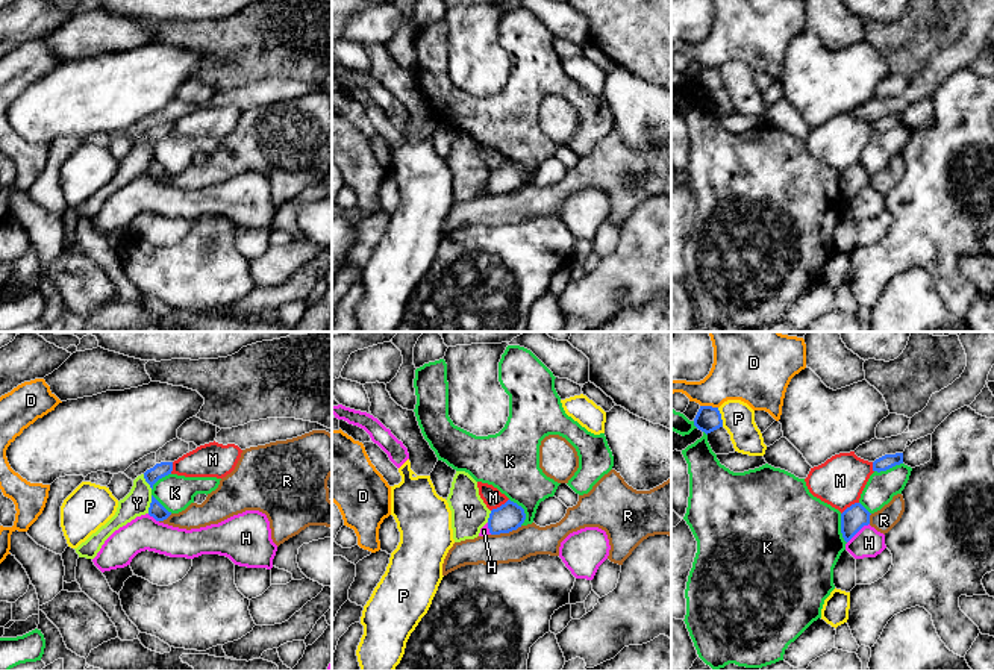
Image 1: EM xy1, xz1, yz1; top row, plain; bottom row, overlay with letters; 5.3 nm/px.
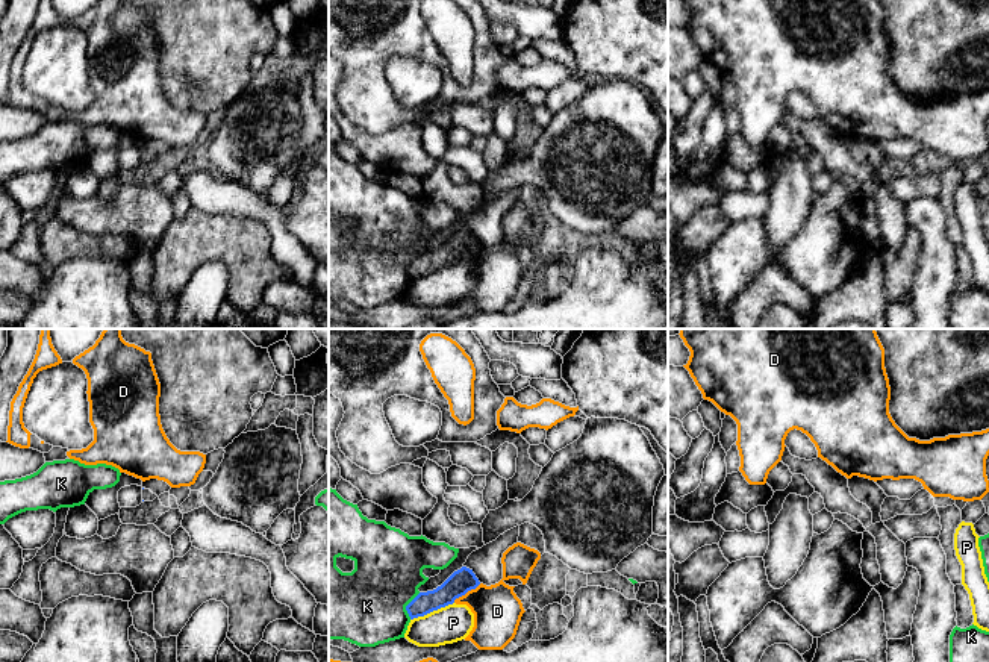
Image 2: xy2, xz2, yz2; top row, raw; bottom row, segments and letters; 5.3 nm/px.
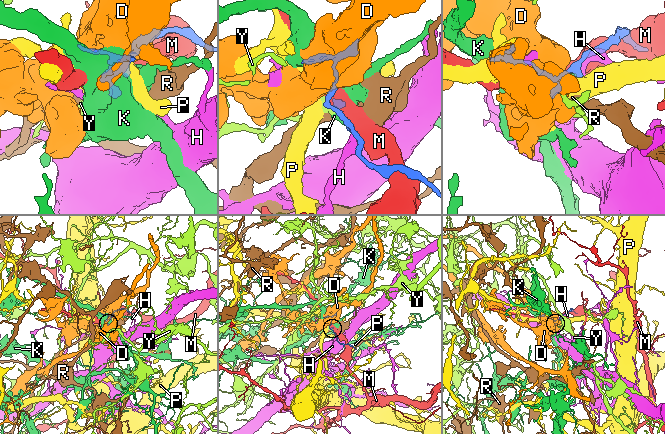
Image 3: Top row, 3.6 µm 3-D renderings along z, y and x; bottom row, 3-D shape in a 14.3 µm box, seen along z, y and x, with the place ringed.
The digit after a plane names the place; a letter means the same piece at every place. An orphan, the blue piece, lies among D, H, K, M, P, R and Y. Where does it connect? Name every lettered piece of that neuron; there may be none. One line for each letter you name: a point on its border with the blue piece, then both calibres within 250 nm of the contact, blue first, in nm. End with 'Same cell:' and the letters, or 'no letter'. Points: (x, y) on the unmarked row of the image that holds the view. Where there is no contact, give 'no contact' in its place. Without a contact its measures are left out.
Same cell: no letter

